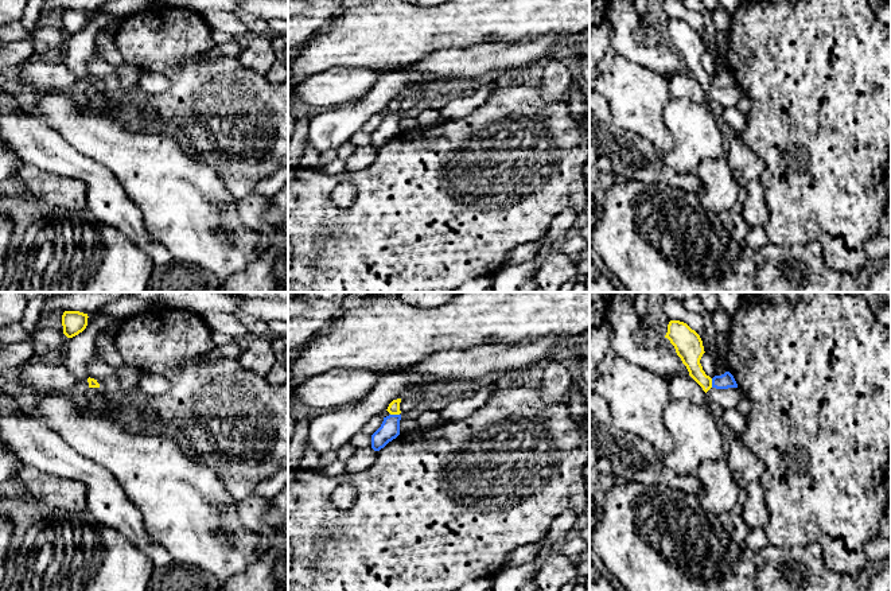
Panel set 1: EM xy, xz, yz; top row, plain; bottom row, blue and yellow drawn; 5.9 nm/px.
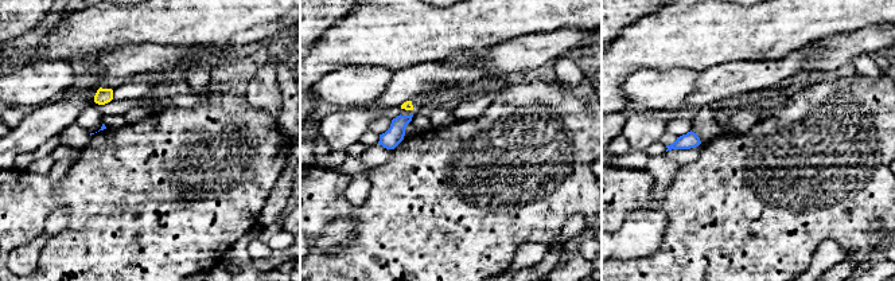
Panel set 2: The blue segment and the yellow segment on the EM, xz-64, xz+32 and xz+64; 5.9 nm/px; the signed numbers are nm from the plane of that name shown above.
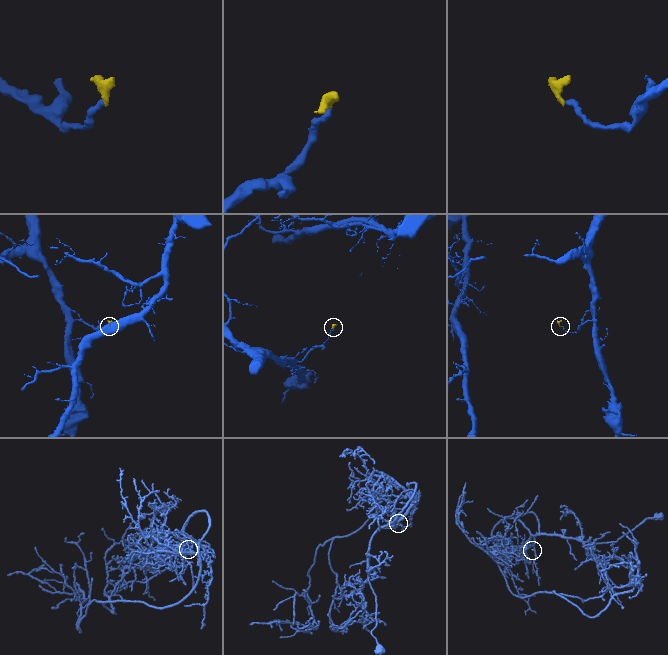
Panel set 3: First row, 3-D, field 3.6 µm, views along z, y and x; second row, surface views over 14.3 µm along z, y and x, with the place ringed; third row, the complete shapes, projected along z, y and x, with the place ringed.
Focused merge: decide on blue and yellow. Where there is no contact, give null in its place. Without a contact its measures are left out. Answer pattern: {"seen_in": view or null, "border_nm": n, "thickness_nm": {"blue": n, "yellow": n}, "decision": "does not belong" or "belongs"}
{"seen_in": "xz", "border_nm": 60, "thickness_nm": {"blue": 120, "yellow": 70}, "decision": "does not belong"}

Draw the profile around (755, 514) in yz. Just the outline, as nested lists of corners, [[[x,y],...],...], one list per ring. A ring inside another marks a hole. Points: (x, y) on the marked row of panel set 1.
[[[759,481],[747,483],[746,493],[747,499],[743,505],[742,518],[750,529],[763,528],[769,520],[769,510]]]

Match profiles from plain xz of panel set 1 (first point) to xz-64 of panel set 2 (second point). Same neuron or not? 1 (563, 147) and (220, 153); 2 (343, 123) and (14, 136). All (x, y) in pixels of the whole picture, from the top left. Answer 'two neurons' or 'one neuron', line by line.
1: one neuron
2: one neuron

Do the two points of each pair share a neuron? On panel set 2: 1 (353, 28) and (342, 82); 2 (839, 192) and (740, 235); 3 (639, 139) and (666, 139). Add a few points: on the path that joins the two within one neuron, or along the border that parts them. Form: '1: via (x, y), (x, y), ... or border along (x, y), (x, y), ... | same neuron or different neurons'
1: border along (376, 65), (342, 66), (326, 73), (316, 82) | different neurons
2: via (814, 194), (797, 194), (782, 199), (765, 215) | same neuron
3: border along (665, 132), (657, 140) | different neurons

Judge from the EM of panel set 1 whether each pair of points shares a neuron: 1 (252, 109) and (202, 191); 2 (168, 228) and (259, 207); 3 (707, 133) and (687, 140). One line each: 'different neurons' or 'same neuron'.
1: different neurons
2: different neurons
3: same neuron

